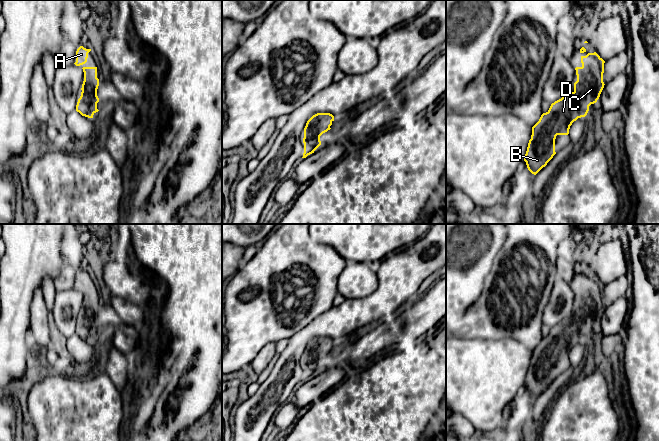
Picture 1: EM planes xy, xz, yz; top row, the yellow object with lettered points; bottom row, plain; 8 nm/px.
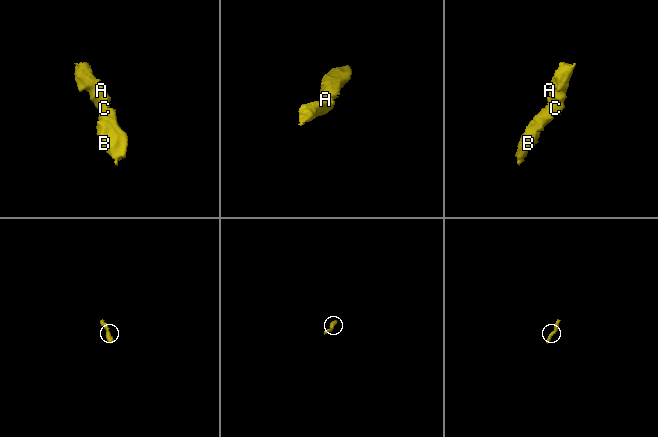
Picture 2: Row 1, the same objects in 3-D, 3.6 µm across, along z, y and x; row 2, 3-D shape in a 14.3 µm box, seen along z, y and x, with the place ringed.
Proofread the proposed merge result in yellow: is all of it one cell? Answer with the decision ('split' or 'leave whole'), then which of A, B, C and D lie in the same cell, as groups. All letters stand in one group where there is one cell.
leave whole; A B C D

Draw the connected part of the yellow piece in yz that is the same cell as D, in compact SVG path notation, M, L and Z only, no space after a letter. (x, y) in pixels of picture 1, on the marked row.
M594 52L581 56L581 63L581 67L575 68L577 81L574 91L552 103L532 127L524 161L534 175L556 154L556 136L568 135L572 123L587 115L589 106L597 102L604 88L605 61Z

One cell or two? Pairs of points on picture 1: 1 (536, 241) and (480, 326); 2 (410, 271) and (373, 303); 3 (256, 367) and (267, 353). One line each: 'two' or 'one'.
1: one
2: one
3: one

